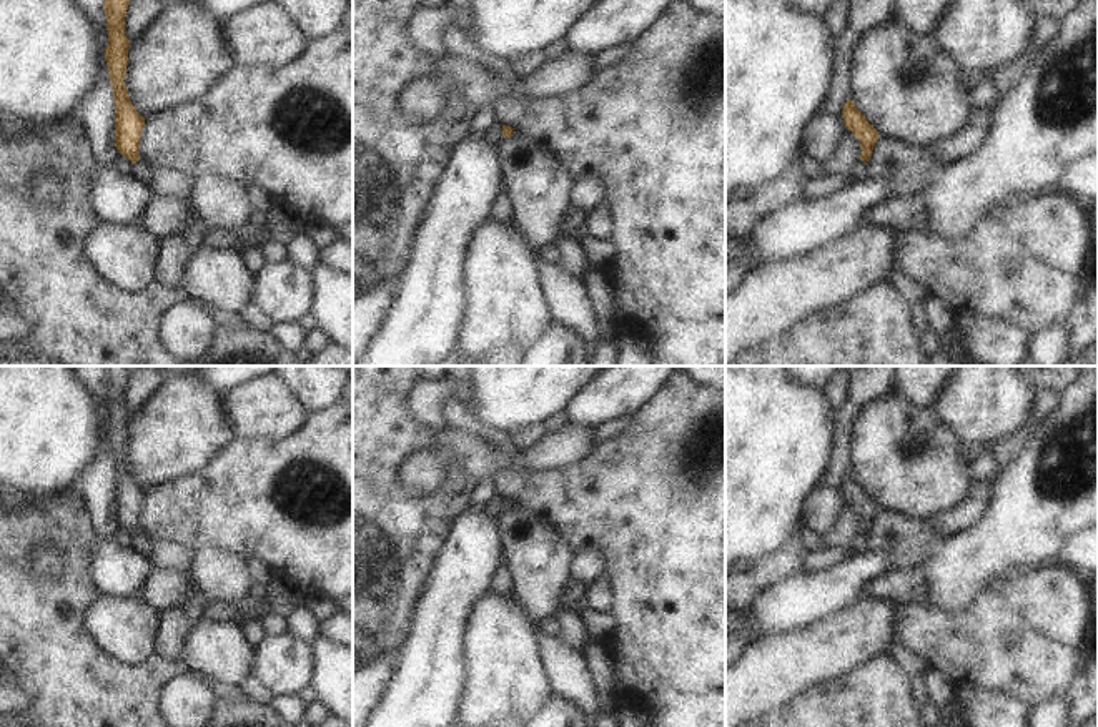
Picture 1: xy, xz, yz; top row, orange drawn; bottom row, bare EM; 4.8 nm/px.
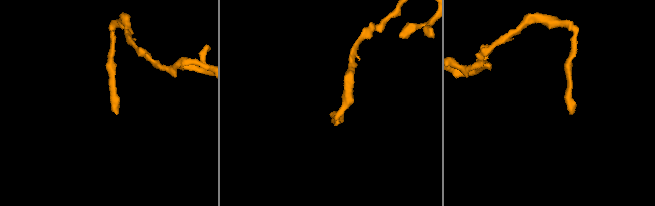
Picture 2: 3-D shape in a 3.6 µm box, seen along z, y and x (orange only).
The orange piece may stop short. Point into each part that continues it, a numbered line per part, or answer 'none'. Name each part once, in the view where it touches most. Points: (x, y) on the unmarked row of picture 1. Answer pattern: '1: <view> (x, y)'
1: xy (140, 543)

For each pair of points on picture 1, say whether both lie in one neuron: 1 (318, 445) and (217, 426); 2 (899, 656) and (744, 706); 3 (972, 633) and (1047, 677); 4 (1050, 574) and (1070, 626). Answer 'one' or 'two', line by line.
1: two
2: two
3: one
4: one

